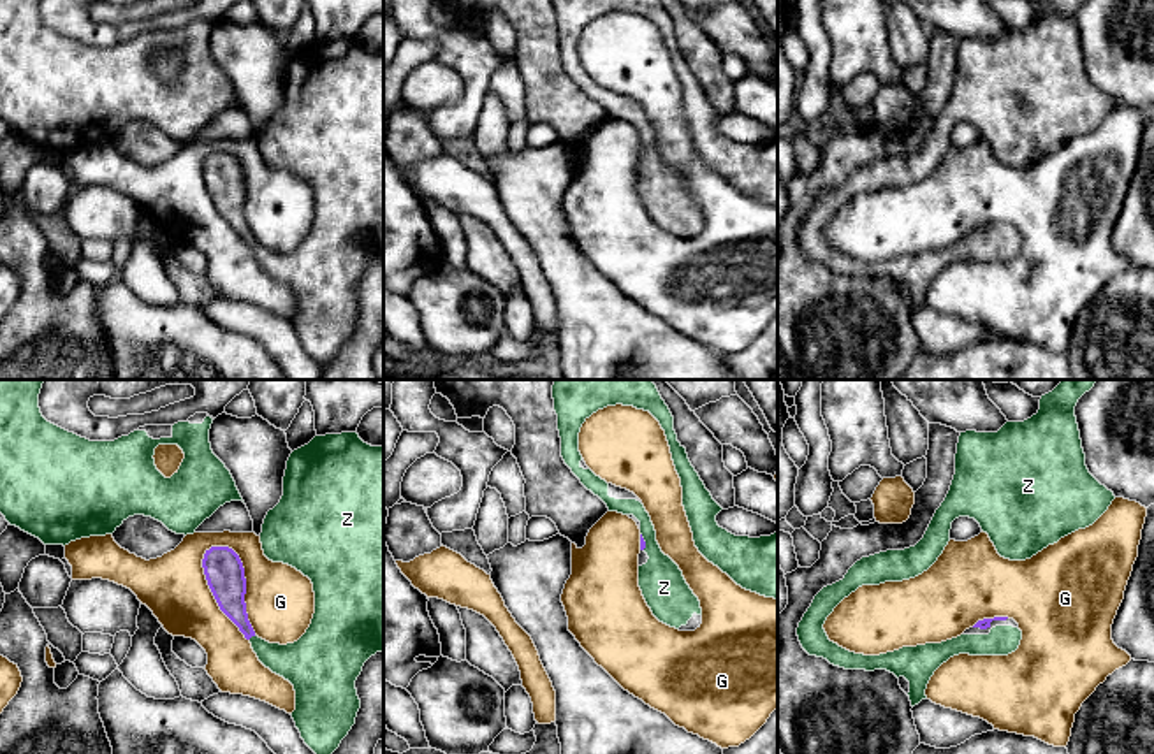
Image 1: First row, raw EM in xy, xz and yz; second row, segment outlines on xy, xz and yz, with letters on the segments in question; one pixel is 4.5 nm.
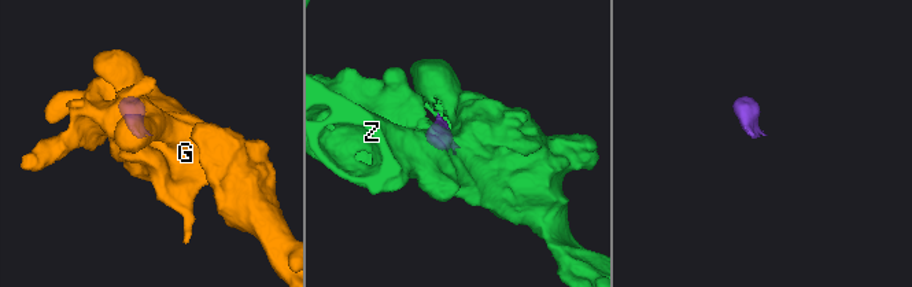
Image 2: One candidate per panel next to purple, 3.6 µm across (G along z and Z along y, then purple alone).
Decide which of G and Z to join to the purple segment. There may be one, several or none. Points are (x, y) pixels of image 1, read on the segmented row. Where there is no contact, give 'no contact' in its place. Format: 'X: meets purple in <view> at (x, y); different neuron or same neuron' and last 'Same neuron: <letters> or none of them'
G: meets purple in xy at (211, 591); different neuron
Z: meets purple in xy at (250, 637); same neuron
Same neuron: Z

